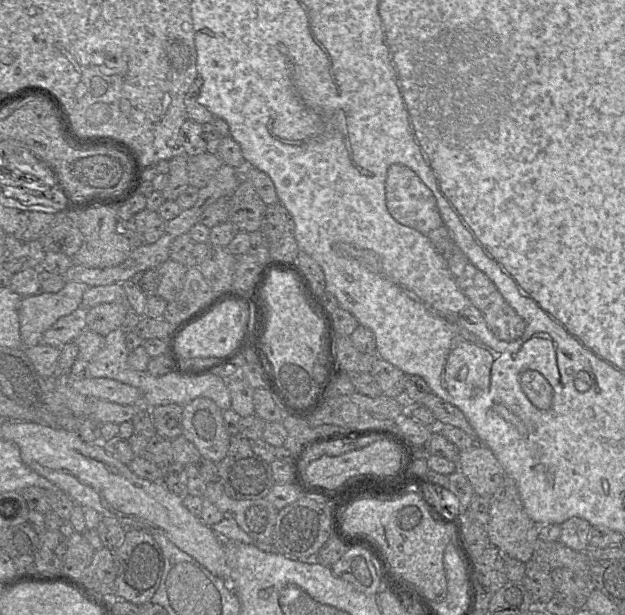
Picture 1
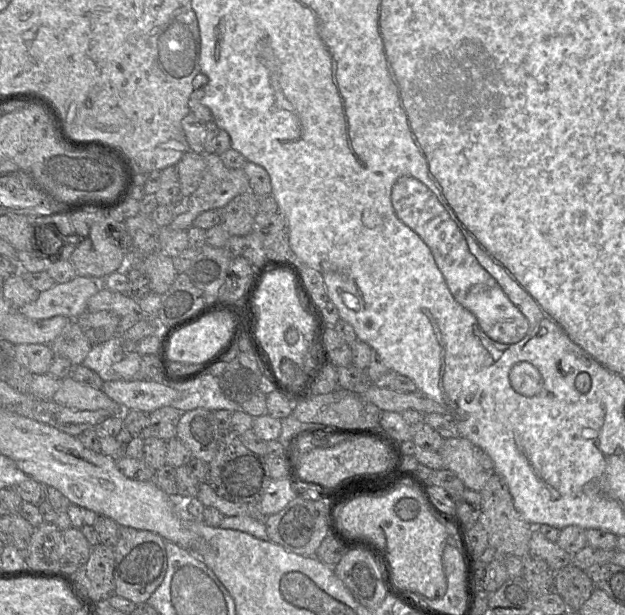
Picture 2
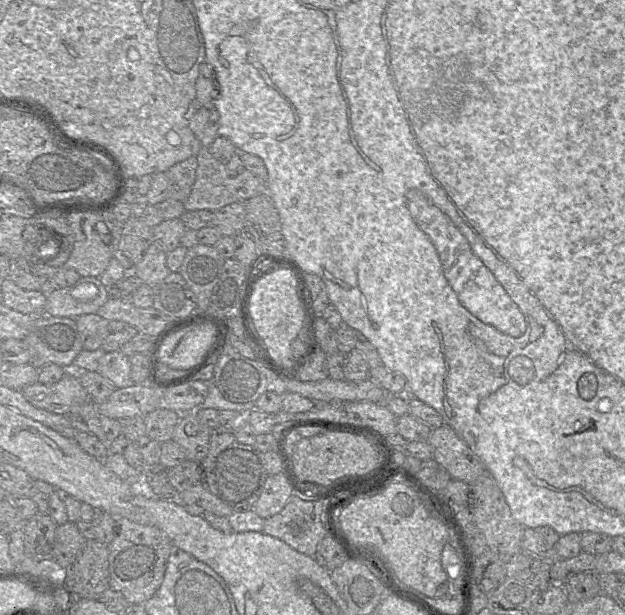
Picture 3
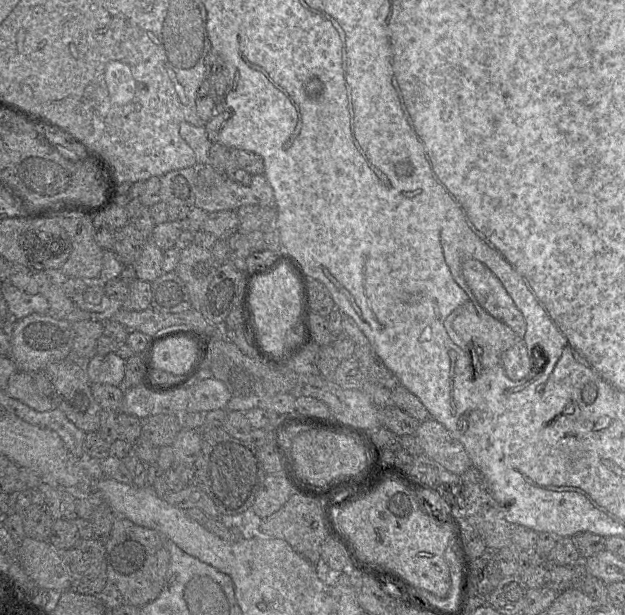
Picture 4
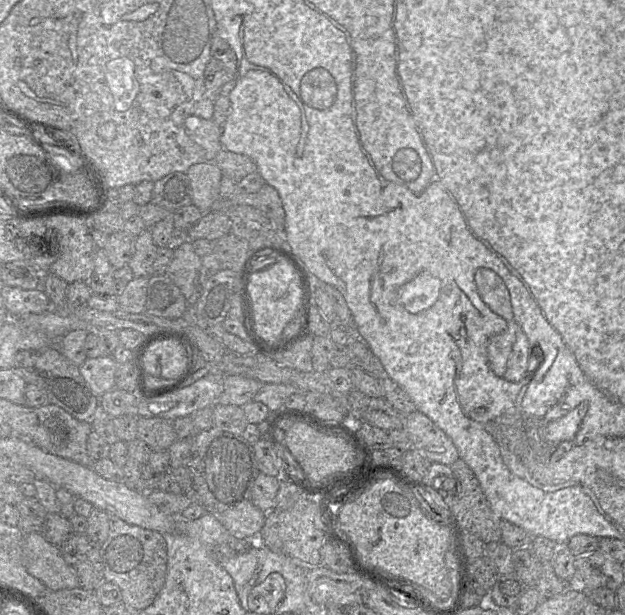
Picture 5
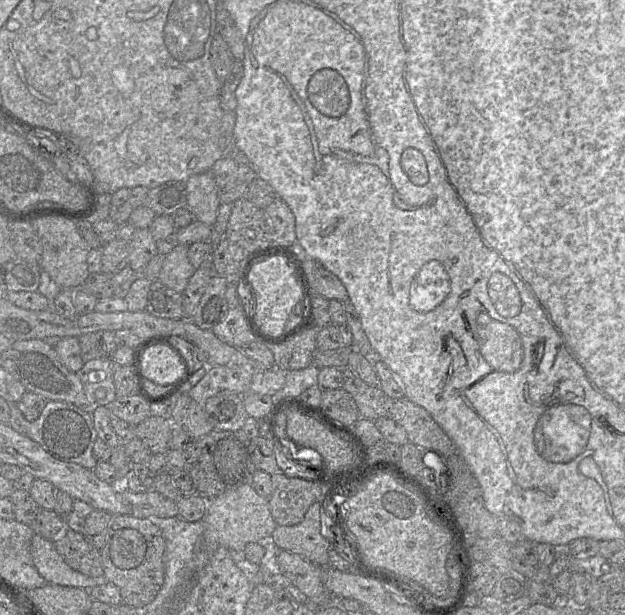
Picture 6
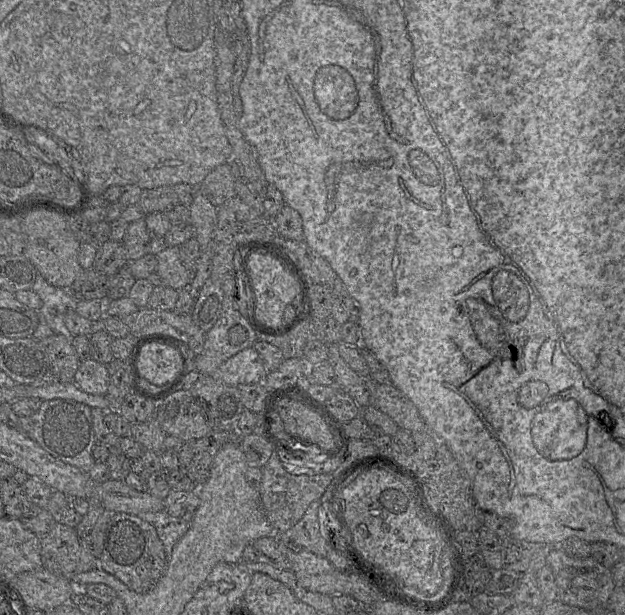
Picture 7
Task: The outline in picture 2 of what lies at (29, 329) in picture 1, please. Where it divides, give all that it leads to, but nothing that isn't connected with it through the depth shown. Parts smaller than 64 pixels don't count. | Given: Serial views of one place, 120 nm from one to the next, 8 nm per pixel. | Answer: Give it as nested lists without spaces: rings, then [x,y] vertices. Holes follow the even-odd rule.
[[[76,275],[73,279],[71,279],[68,282],[56,283],[52,288],[40,292],[39,297],[35,301],[24,305],[20,309],[14,309],[14,310],[19,310],[21,314],[32,320],[44,320],[55,316],[65,316],[68,317],[69,319],[77,319],[80,315],[82,315],[87,311],[87,305],[89,299],[94,294],[96,294],[99,289],[100,289],[99,280],[94,280],[86,276]]]

